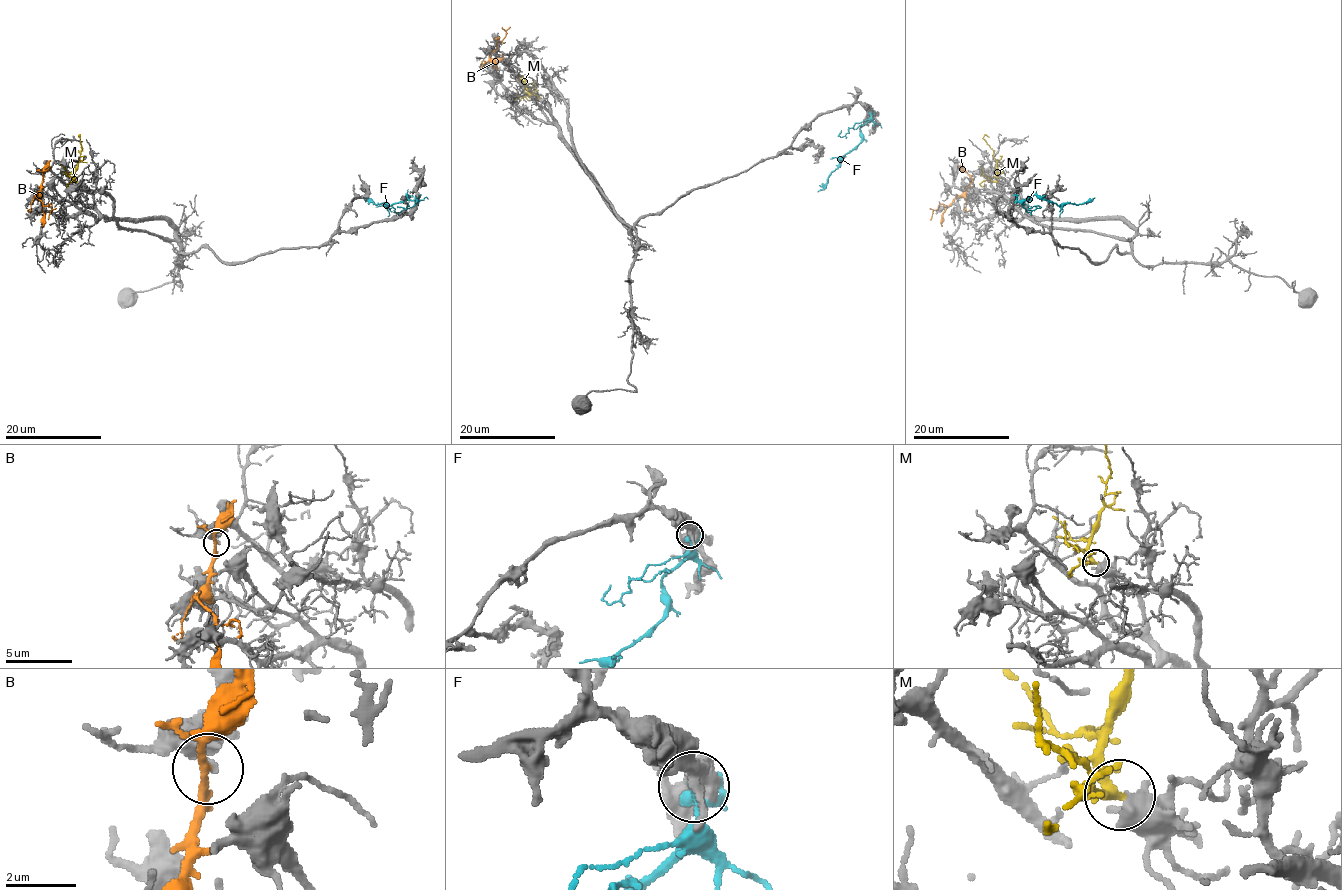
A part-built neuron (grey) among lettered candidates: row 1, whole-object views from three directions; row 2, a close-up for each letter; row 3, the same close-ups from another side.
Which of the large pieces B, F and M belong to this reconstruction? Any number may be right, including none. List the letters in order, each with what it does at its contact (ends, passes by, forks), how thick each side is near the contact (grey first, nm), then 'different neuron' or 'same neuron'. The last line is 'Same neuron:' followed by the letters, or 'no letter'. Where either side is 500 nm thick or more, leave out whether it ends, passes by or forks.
B: it passes by | 180/220 nm | different neuron
F: it forks | 240/170 nm | different neuron
M: it forks | 360/190 nm | same neuron
Same neuron: M

